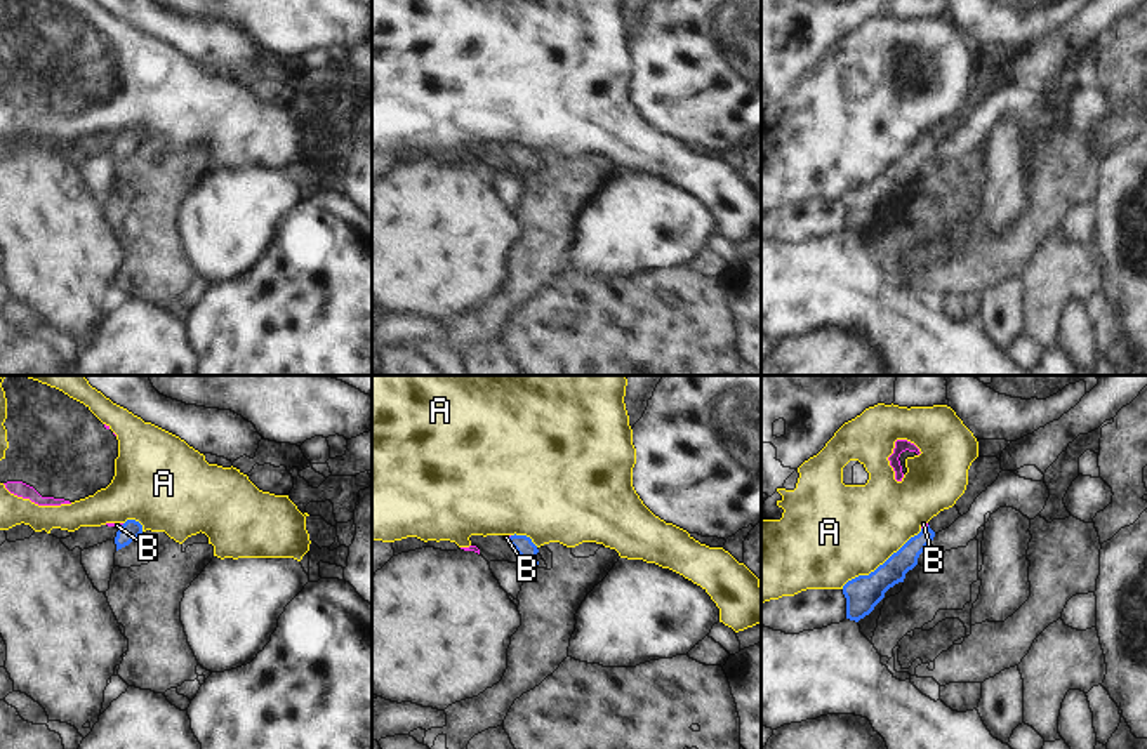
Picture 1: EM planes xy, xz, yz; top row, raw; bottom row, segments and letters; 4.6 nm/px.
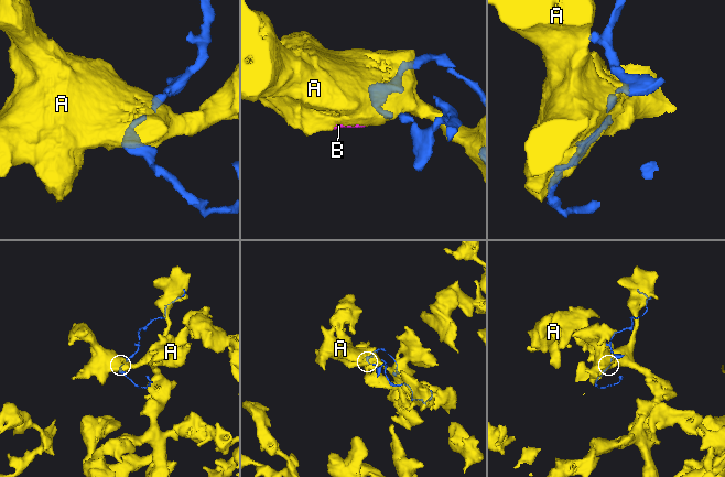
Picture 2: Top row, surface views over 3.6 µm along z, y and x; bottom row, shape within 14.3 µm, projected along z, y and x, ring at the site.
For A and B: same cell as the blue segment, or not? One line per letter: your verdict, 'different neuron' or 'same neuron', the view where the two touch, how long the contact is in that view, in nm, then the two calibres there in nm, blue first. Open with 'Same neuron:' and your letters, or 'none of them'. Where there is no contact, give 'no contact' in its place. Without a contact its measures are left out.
Same neuron: none of them
A: different neuron; meets blue in yz; contact 460 nm long; 160 nm thick on the blue side, 440 nm on the other
B: different neuron; meets blue in yz; contact 40 nm long; 120 nm thick on the blue side, 20 nm on the other

